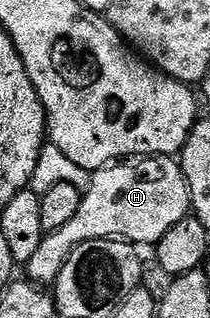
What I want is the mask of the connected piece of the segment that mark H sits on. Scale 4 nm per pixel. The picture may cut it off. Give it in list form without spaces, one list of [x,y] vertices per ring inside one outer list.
[[[152,155],[135,163],[110,164],[92,173],[79,211],[64,228],[46,234],[31,260],[24,263],[23,270],[29,273],[26,274],[28,281],[42,288],[52,287],[59,272],[63,272],[63,264],[67,264],[71,252],[75,252],[79,244],[100,238],[115,238],[130,244],[156,244],[172,225],[190,214],[187,180],[176,157]]]

